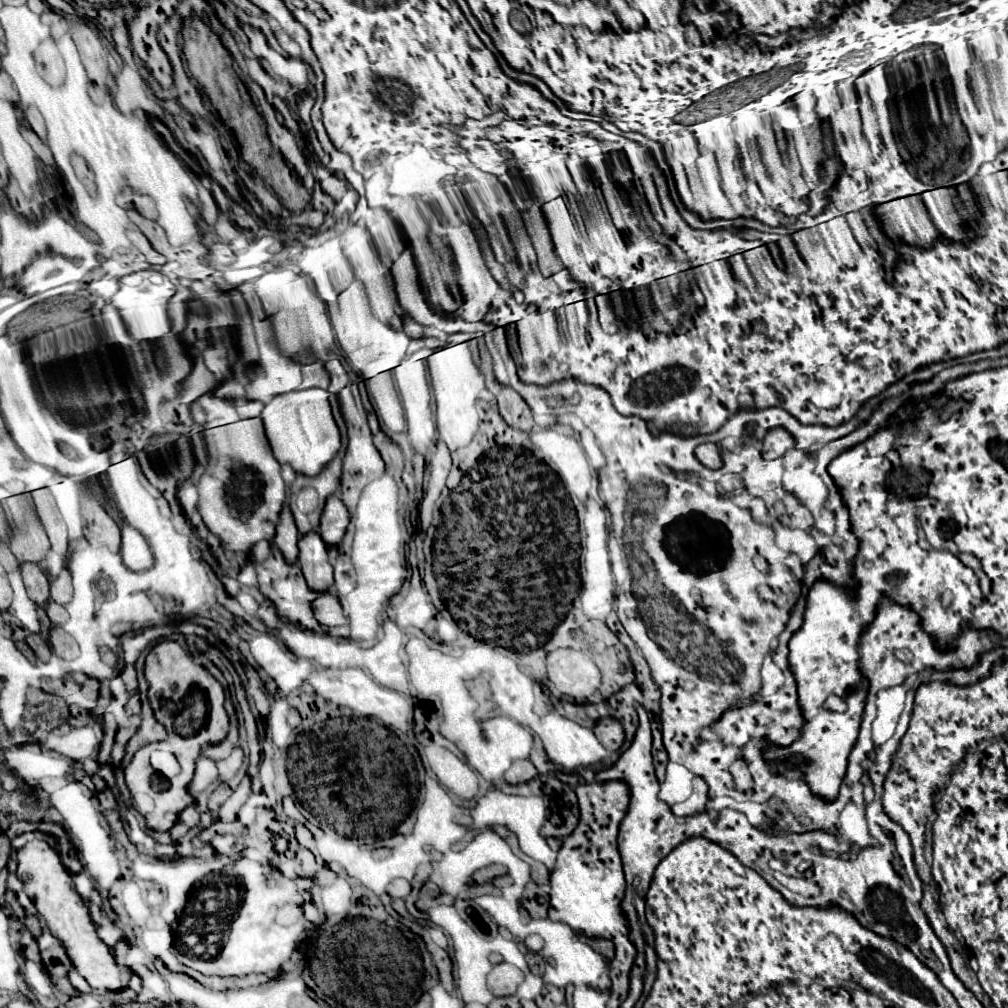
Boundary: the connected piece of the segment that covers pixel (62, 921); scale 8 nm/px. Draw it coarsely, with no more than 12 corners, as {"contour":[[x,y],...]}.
{"contour":[[44,840],[18,850],[16,876],[72,968],[94,990],[132,972],[96,936],[72,874]]}

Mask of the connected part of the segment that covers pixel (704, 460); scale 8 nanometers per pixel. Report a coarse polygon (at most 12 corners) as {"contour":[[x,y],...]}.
{"contour":[[700,444],[694,454],[710,470],[722,468],[718,444]]}

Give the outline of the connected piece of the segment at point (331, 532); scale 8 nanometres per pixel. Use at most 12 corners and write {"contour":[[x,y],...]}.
{"contour":[[330,496],[320,520],[328,548],[342,542],[350,514],[338,496]]}

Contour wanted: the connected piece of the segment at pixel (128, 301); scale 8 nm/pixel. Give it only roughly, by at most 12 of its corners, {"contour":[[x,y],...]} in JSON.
{"contour":[[156,270],[120,278],[110,304],[132,340],[170,332],[174,284]]}

